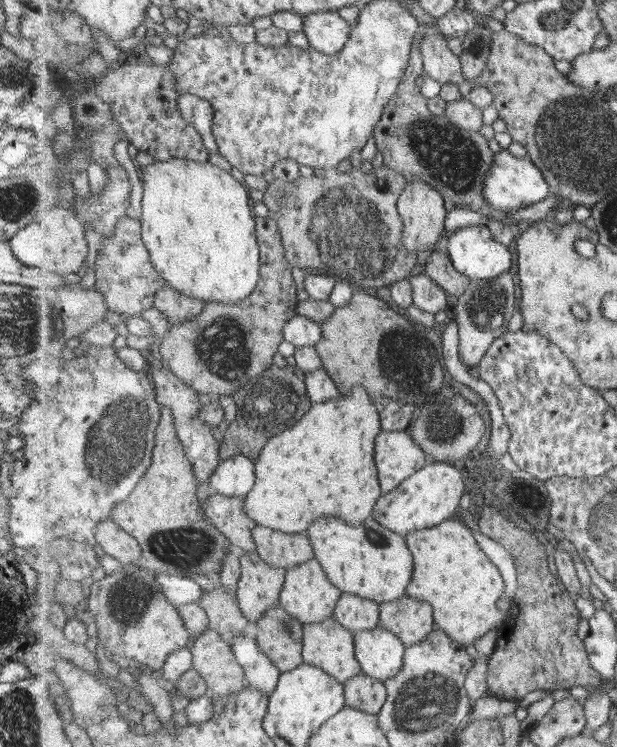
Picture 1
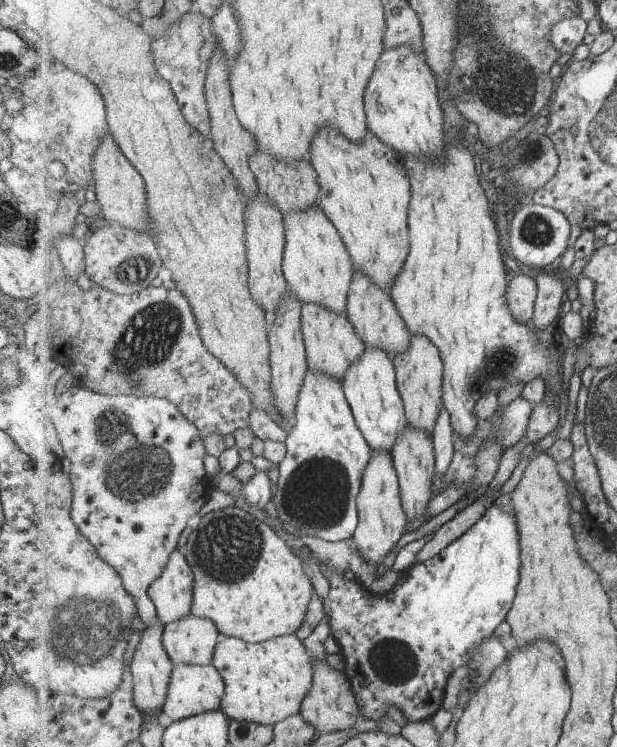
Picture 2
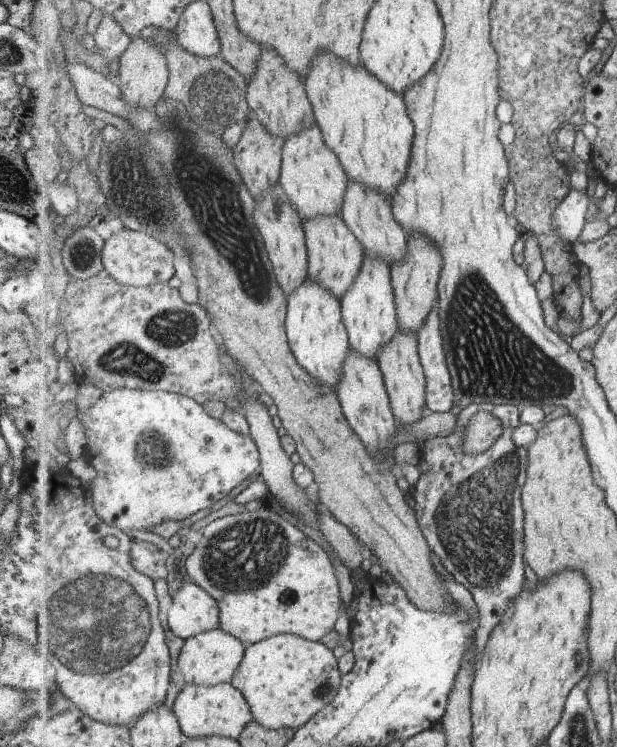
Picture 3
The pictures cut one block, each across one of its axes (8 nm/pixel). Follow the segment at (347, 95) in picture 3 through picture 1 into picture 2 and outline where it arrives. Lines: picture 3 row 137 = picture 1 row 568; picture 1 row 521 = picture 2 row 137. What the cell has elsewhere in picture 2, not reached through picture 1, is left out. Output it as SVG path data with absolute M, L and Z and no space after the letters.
M323 130L323 134L315 138L315 146L311 148L309 160L313 160L313 166L323 184L319 206L337 226L343 242L347 244L347 250L350 251L354 262L354 270L365 272L377 286L381 286L385 291L391 291L411 252L409 219L411 182L405 156L395 148L387 146L373 132L369 132L367 142L357 144L349 138L341 138L341 134L337 134L335 130Z

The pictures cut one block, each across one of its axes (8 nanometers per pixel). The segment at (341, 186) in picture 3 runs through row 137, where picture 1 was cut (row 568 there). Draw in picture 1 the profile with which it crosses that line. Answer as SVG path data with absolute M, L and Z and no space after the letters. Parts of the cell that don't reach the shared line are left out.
M314 557L286 571L286 582L279 603L292 618L299 620L304 628L305 625L315 625L334 617L342 593L342 590L331 582L322 563Z

